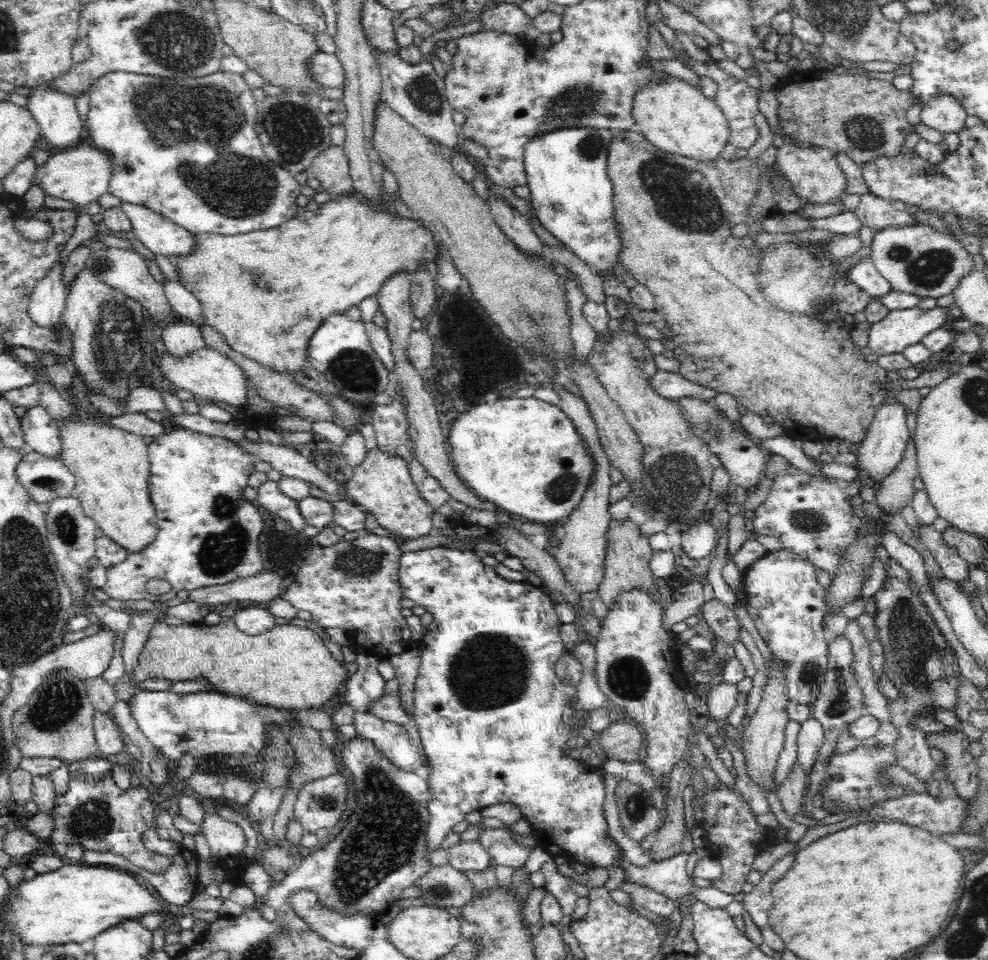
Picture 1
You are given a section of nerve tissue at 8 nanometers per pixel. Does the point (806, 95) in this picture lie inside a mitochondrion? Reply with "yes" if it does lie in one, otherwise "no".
no

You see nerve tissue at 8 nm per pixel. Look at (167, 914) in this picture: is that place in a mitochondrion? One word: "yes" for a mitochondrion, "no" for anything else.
no

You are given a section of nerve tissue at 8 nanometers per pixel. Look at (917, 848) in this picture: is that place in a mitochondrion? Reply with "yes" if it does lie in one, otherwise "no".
no

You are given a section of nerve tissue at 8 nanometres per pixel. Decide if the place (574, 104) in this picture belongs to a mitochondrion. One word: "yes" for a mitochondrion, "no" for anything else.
yes

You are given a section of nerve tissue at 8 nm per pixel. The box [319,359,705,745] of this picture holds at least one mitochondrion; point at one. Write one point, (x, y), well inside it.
(489, 671)

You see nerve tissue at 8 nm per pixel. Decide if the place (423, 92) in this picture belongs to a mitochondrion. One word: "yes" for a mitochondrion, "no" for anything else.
yes

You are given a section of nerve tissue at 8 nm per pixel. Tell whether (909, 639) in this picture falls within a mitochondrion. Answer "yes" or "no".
yes

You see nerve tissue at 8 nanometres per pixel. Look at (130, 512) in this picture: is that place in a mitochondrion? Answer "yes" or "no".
no

